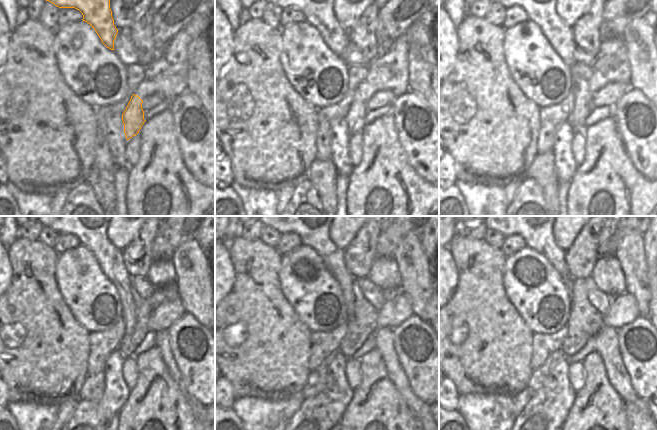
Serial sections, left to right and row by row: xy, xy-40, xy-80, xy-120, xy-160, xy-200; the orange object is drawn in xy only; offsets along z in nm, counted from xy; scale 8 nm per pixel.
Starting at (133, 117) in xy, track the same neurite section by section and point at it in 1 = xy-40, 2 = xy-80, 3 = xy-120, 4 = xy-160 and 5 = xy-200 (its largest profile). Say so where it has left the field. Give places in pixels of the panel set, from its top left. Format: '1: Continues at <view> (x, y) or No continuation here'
1: Continues at xy-40 (355, 117)
2: Continues at xy-80 (582, 107)
3: Continues at xy-120 (93, 236)
4: Continues at xy-160 (315, 236)
5: Continues at xy-200 (538, 236).

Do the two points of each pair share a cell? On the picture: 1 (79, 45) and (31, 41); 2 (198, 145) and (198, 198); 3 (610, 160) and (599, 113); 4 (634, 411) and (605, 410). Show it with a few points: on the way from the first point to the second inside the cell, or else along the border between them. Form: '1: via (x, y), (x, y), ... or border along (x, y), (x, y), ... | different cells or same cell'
1: border along (53, 30), (53, 46), (58, 66) | different cells
2: border along (184, 162), (187, 169), (204, 185) | different cells
3: border along (611, 115), (584, 128) | different cells
4: border along (623, 402), (626, 419) | different cells

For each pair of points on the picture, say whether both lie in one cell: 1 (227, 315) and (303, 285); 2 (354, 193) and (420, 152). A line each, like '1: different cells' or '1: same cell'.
1: different cells
2: different cells

